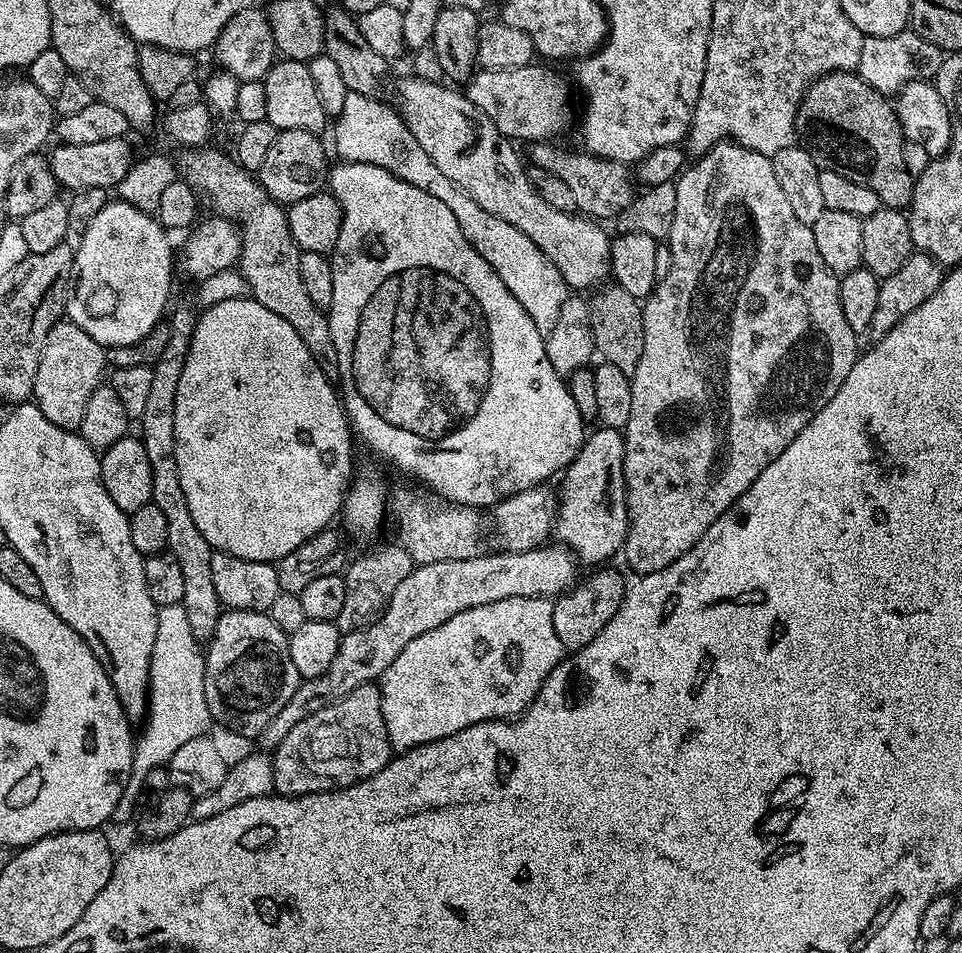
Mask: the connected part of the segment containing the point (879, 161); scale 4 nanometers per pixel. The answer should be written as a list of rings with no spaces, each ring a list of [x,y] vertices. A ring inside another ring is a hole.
[[[855,71],[851,72],[827,72],[824,76],[813,80],[804,93],[804,99],[801,100],[798,110],[796,111],[796,134],[799,143],[810,154],[810,158],[814,158],[814,162],[825,172],[833,172],[834,174],[842,174],[842,178],[850,178],[850,182],[862,182],[862,186],[870,186],[870,190],[874,190],[874,194],[878,194],[881,205],[885,208],[907,209],[912,203],[912,185],[914,177],[910,174],[910,170],[906,170],[906,161],[902,159],[902,150],[904,149],[904,131],[898,122],[898,114],[896,113],[893,101],[887,95],[878,90],[874,90],[859,76]]]

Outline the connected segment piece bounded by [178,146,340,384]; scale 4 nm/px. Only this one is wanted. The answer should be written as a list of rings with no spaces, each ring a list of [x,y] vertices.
[[[211,146],[189,147],[178,156],[183,179],[201,197],[208,196],[219,215],[235,222],[241,233],[238,271],[245,280],[251,297],[274,314],[286,318],[306,343],[318,368],[333,384],[340,379],[338,354],[327,313],[315,306],[307,295],[301,274],[300,249],[290,234],[285,209],[269,198],[259,181],[231,155]]]

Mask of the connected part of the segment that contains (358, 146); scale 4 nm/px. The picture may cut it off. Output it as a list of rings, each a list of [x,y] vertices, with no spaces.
[[[355,94],[346,98],[340,116],[334,120],[339,159],[349,164],[373,164],[394,174],[394,178],[402,178],[402,182],[410,182],[410,186],[418,186],[418,190],[426,190],[426,194],[434,194],[434,198],[442,201],[454,213],[454,218],[458,218],[464,237],[471,242],[474,250],[478,250],[478,254],[482,254],[482,258],[486,258],[486,262],[490,262],[498,278],[506,282],[510,294],[522,302],[522,310],[534,318],[538,330],[545,334],[554,330],[562,302],[566,302],[570,295],[558,266],[547,260],[542,250],[538,250],[538,246],[526,238],[522,230],[510,226],[510,222],[504,222],[494,214],[488,214],[482,206],[478,206],[478,202],[474,202],[474,198],[470,198],[470,194],[454,186],[454,182],[450,182],[450,178],[446,178],[446,174],[430,162],[430,154],[418,146],[418,138],[410,134],[399,111],[379,100]]]

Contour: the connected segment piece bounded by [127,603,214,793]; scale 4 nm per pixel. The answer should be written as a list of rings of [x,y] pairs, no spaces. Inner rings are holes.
[[[181,603],[157,608],[158,638],[154,638],[154,654],[151,658],[150,682],[148,683],[148,714],[143,721],[144,733],[135,741],[136,753],[132,759],[132,776],[127,791],[136,792],[144,779],[159,764],[167,765],[178,746],[186,746],[194,738],[205,735],[214,724],[206,706],[204,693],[204,657],[201,641],[194,638],[186,610]]]

